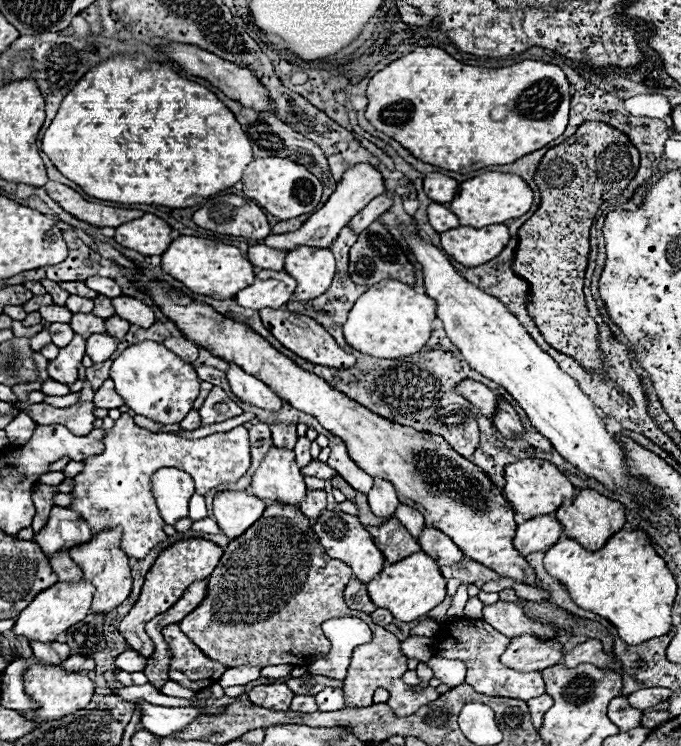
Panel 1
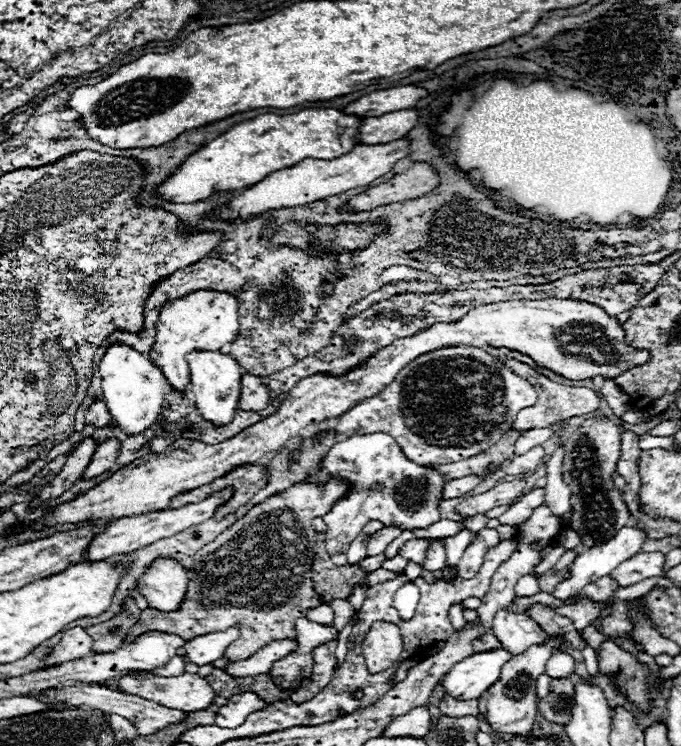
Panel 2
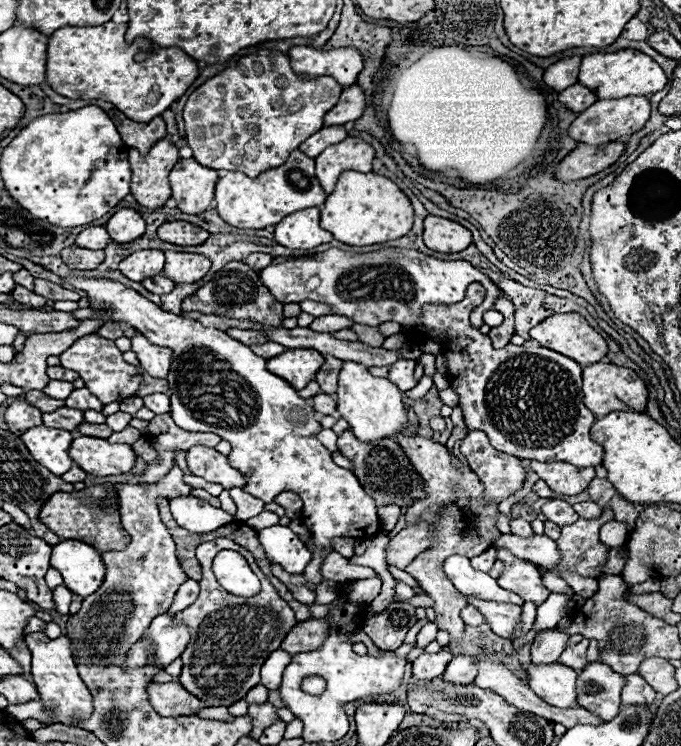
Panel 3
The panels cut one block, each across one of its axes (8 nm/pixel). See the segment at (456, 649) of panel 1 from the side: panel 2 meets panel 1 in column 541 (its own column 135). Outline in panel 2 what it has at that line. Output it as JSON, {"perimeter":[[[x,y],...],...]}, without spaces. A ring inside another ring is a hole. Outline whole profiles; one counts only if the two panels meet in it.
{"perimeter":[[[138,672],[134,676],[122,676],[118,678],[118,690],[120,692],[128,692],[134,696],[140,696],[144,700],[152,700],[158,702],[162,706],[174,708],[174,710],[182,710],[182,712],[196,712],[196,710],[206,710],[208,706],[212,706],[214,702],[214,690],[210,688],[210,684],[200,678],[198,674],[180,674],[174,678],[166,678],[166,676],[158,676],[152,672]]]}

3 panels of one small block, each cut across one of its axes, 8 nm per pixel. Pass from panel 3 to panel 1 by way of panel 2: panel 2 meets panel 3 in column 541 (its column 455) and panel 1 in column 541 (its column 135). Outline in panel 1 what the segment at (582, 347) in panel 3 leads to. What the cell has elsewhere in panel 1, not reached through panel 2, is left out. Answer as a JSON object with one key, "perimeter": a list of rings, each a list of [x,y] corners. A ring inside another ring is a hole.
{"perimeter":[[[528,458],[528,460],[508,464],[504,468],[504,478],[506,478],[504,496],[510,500],[514,510],[518,514],[522,514],[526,520],[534,518],[534,516],[542,516],[542,514],[552,514],[562,504],[574,500],[576,488],[570,484],[570,480],[554,464],[544,462],[544,460]]]}

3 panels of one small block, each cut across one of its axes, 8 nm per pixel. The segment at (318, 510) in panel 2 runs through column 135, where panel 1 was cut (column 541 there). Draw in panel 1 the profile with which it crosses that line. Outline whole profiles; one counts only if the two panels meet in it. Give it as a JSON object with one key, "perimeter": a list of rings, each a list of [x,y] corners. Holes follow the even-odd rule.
{"perimeter":[[[496,602],[492,606],[484,606],[482,620],[488,622],[492,628],[496,628],[498,632],[502,632],[508,638],[518,638],[518,636],[530,634],[536,638],[550,640],[556,634],[554,628],[536,624],[534,620],[526,618],[520,604],[512,604],[512,602]]]}

